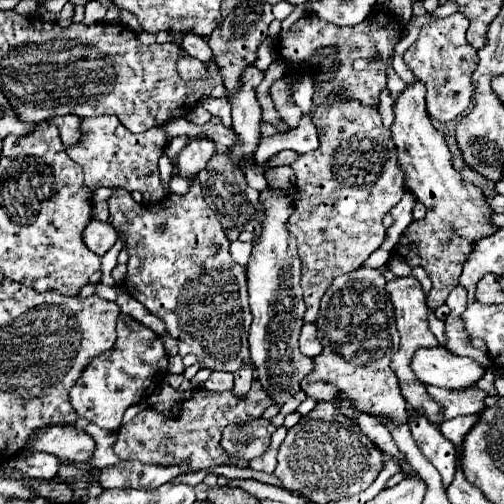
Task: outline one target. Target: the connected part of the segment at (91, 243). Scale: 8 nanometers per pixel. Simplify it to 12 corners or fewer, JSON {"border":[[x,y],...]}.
{"border":[[92,219],[84,243],[100,257],[118,233],[110,223]]}

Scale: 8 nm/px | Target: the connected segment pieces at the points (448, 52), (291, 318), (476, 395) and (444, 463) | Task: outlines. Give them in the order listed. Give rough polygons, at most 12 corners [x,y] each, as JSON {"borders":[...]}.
{"borders":[[[460,13],[420,29],[404,53],[430,119],[472,103],[476,49]],[[260,191],[248,261],[250,355],[276,405],[314,361],[300,353],[304,293],[286,219],[294,201]],[[428,387],[444,417],[482,413],[486,391]],[[424,415],[408,419],[412,437],[448,487],[456,473],[454,445]]]}

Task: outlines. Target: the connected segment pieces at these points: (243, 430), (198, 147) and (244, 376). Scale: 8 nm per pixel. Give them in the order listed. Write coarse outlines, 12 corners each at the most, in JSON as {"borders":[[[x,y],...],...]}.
{"borders":[[[266,419],[224,429],[230,457],[252,461],[268,449],[276,427]],[[194,137],[176,157],[180,177],[196,177],[216,153],[214,141]],[[244,367],[234,373],[236,397],[246,397],[254,379],[254,367]]]}

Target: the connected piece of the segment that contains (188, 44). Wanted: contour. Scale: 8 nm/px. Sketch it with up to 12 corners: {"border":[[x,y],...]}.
{"border":[[184,33],[182,47],[202,63],[210,63],[208,43]]}

